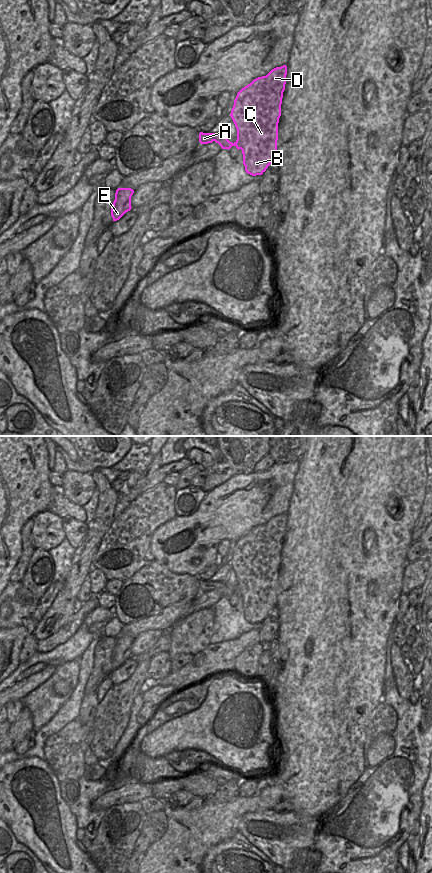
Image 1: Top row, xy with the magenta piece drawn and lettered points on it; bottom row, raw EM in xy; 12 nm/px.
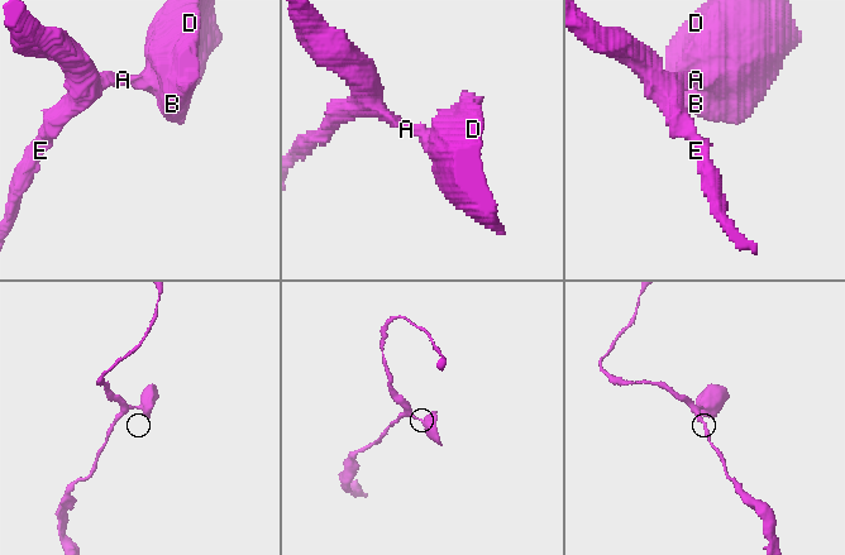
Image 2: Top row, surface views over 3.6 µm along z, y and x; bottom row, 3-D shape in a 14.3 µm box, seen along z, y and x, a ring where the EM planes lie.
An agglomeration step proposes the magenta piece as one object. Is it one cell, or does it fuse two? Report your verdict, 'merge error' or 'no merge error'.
no merge error

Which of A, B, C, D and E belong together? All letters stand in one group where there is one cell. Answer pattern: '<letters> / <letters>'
A B C D E

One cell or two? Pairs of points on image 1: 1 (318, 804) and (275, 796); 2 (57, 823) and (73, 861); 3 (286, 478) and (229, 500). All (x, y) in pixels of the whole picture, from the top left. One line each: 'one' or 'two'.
1: two
2: one
3: one

